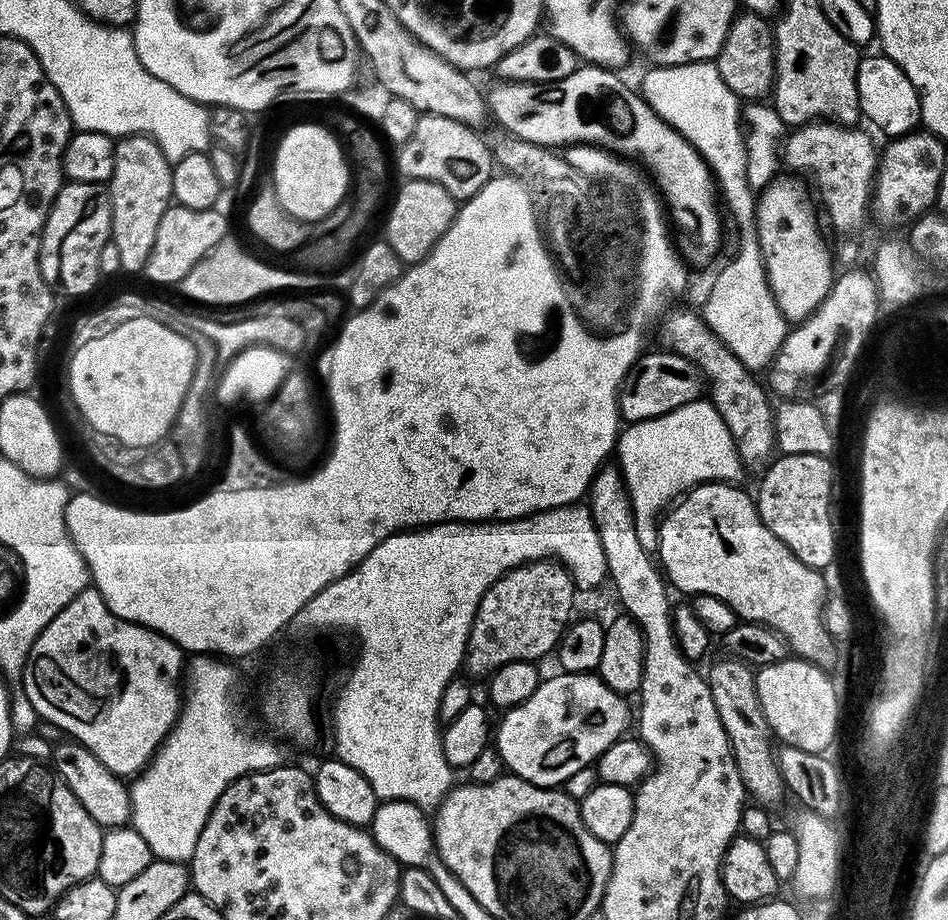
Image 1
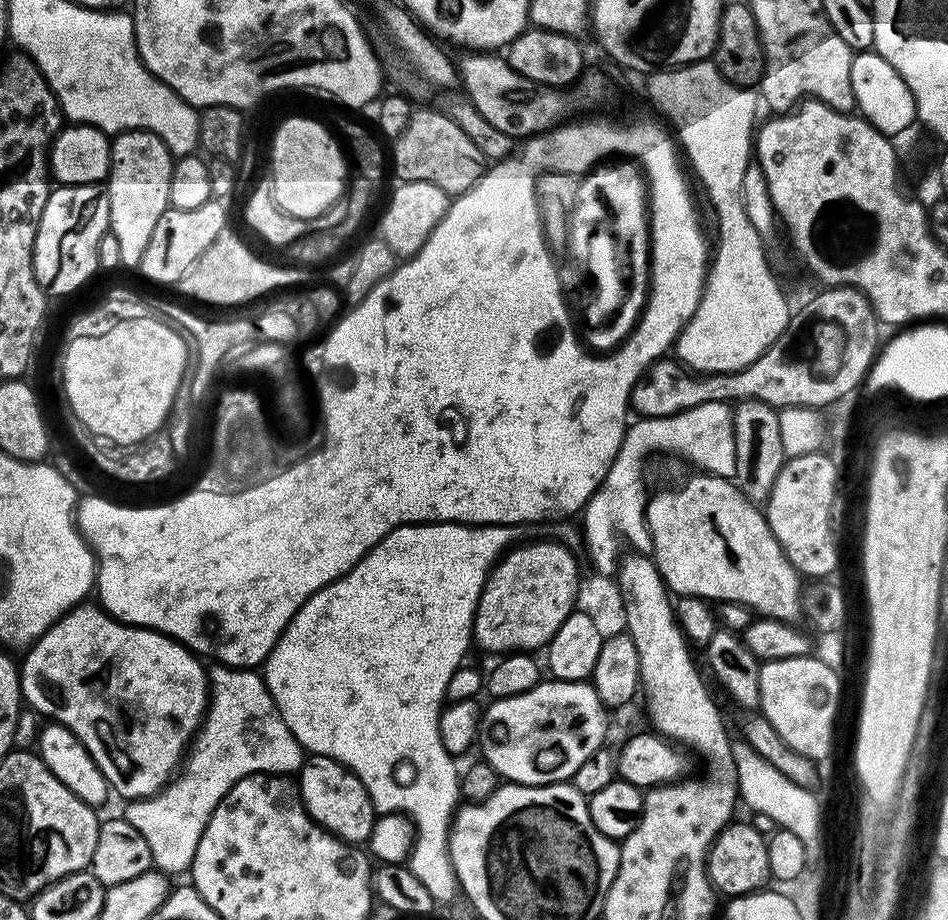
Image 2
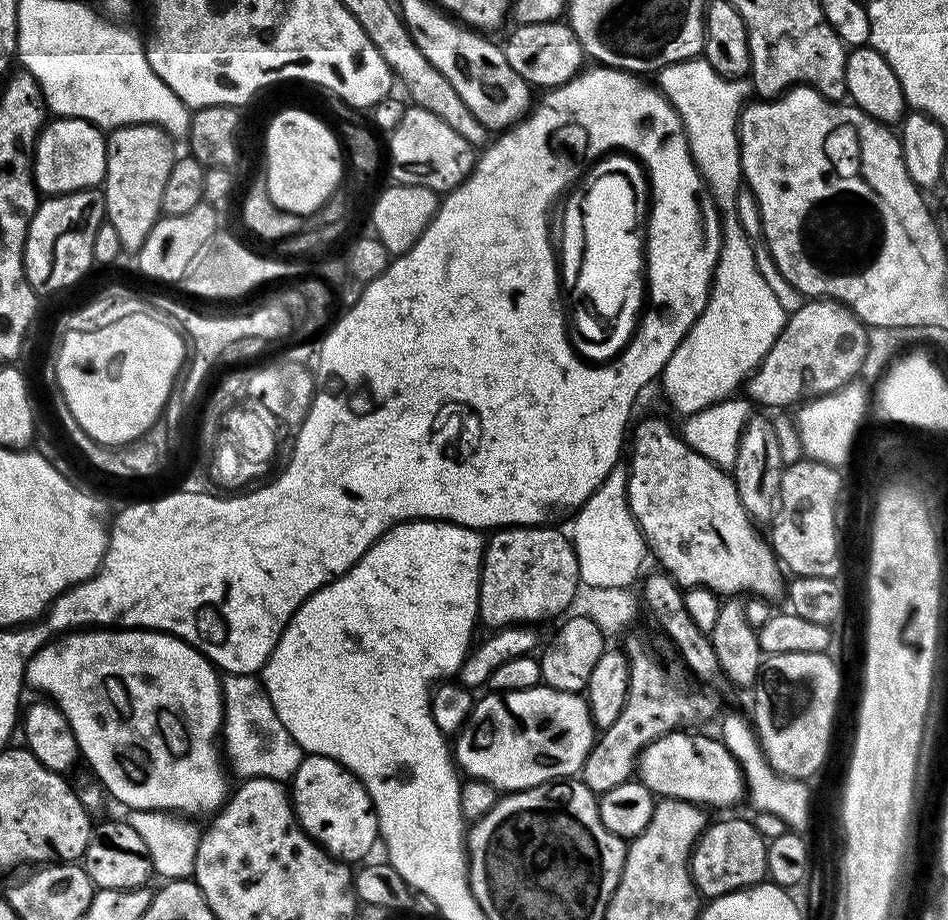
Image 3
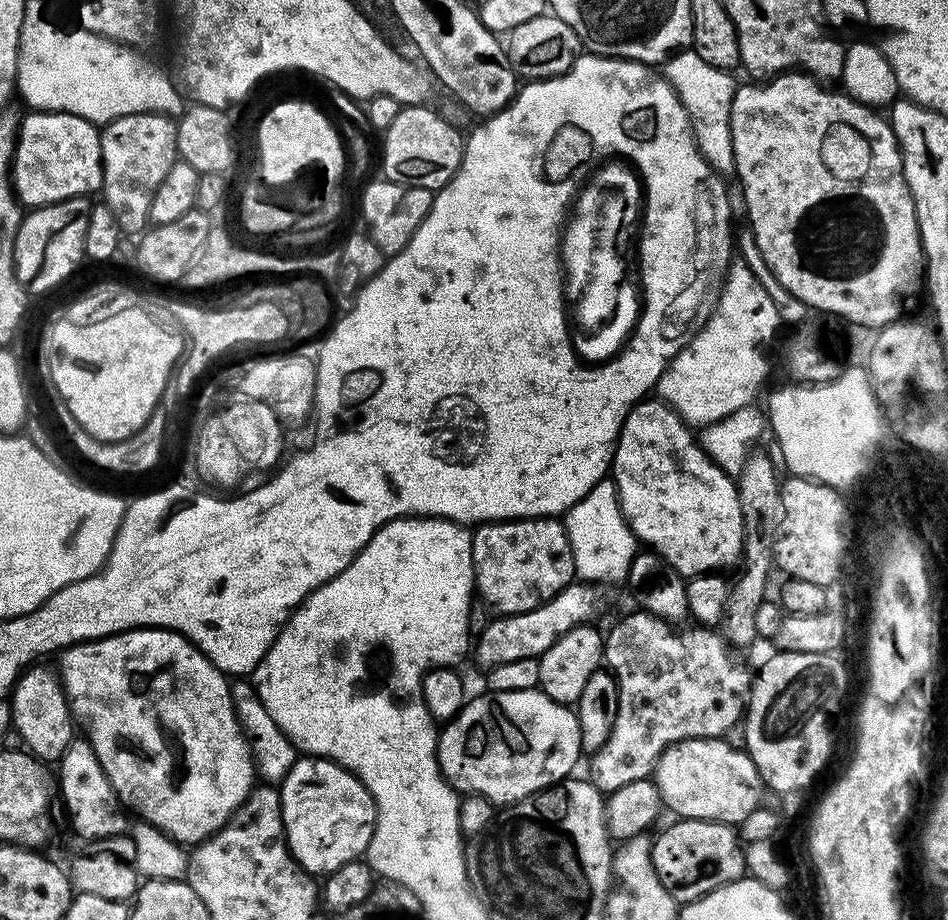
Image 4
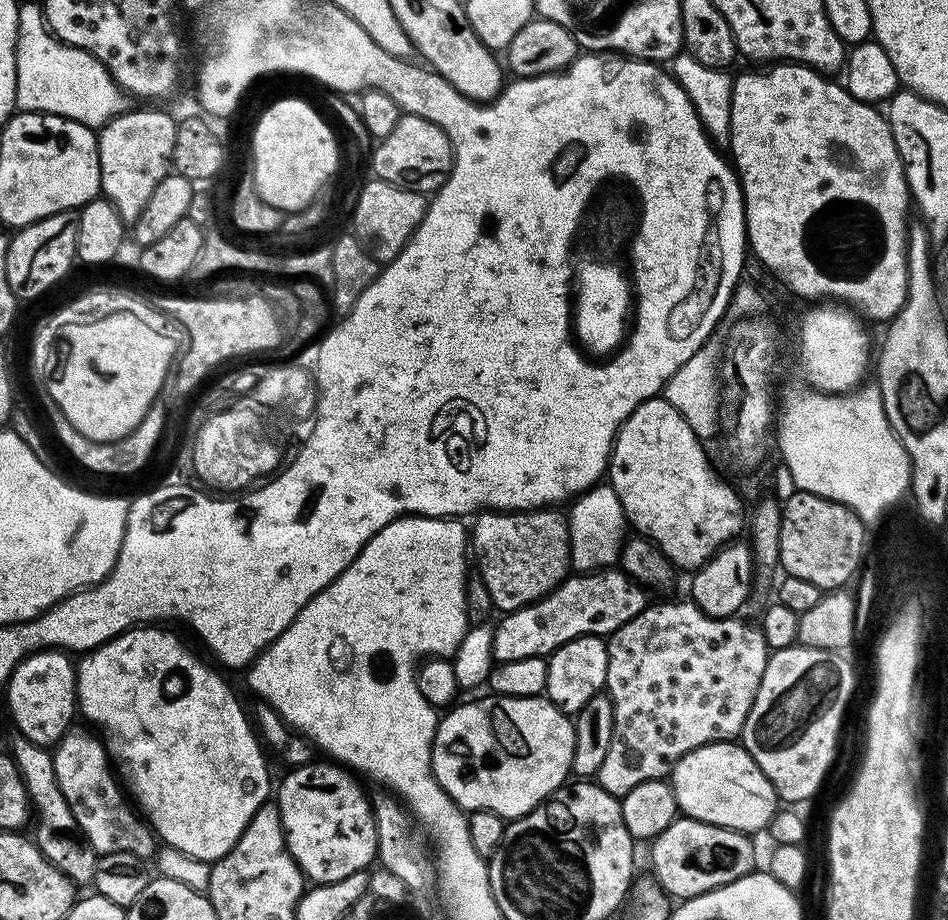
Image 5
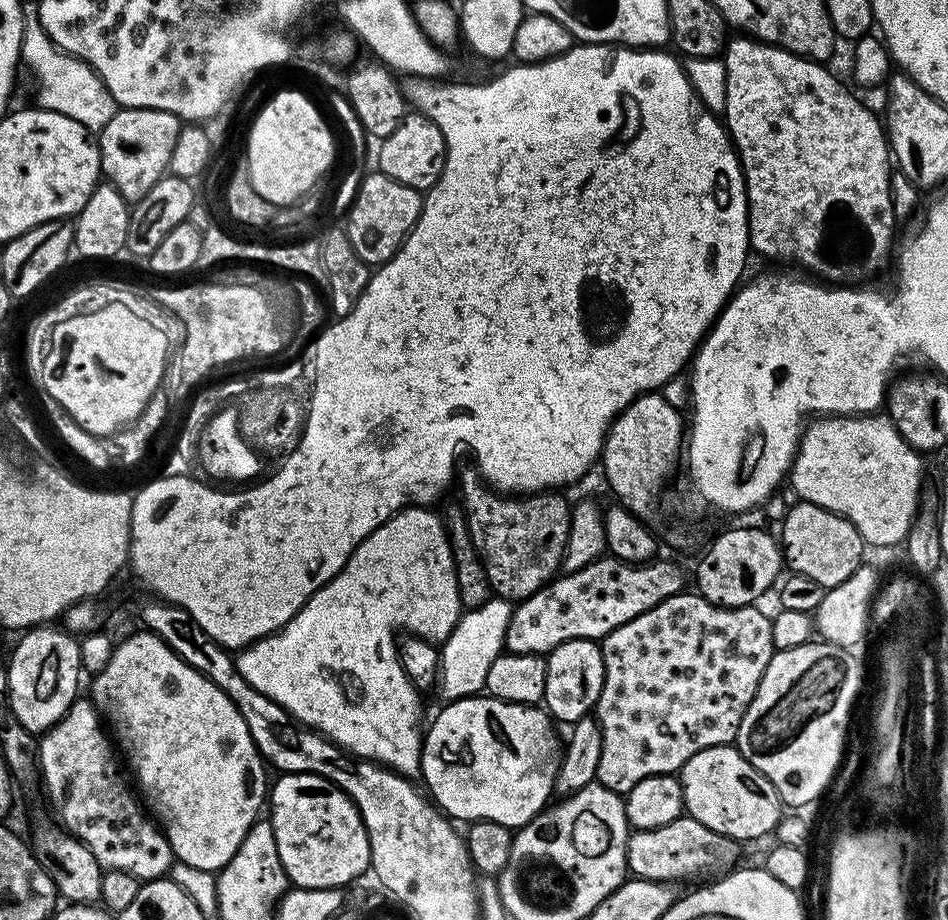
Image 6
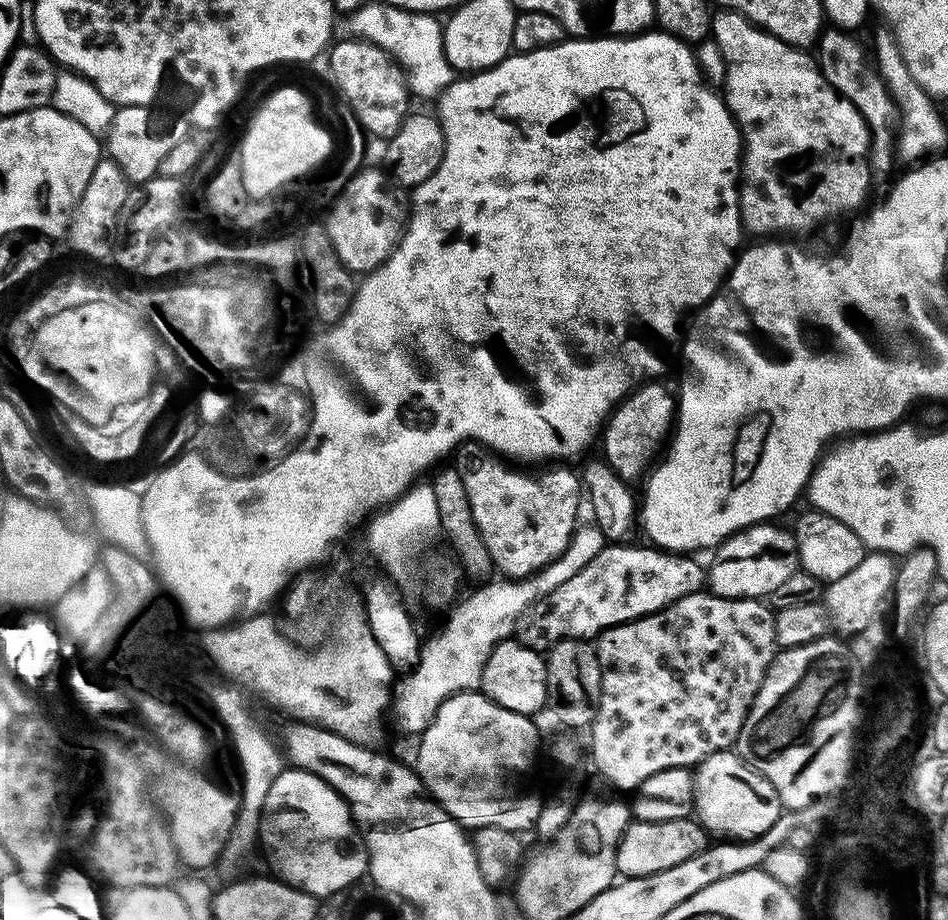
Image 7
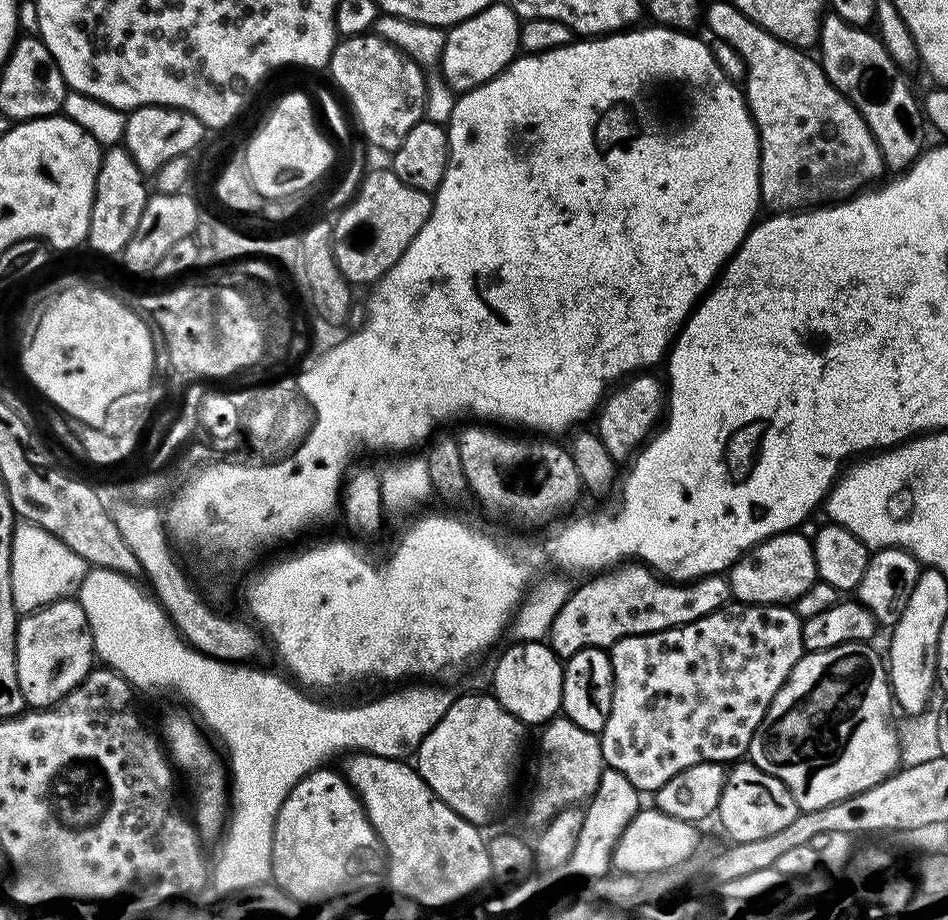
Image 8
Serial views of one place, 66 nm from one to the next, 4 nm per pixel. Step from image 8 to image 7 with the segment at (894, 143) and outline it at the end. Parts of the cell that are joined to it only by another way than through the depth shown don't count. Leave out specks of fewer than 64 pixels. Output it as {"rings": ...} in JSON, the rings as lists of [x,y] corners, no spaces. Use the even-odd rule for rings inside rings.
{"rings":[[[829,29],[818,53],[818,63],[829,80],[836,87],[840,87],[845,95],[849,95],[849,99],[857,103],[858,110],[866,115],[866,120],[870,122],[870,126],[874,126],[875,132],[883,135],[886,128],[895,127],[899,112],[875,63],[866,58],[865,50],[855,40],[857,39],[849,33]]]}

